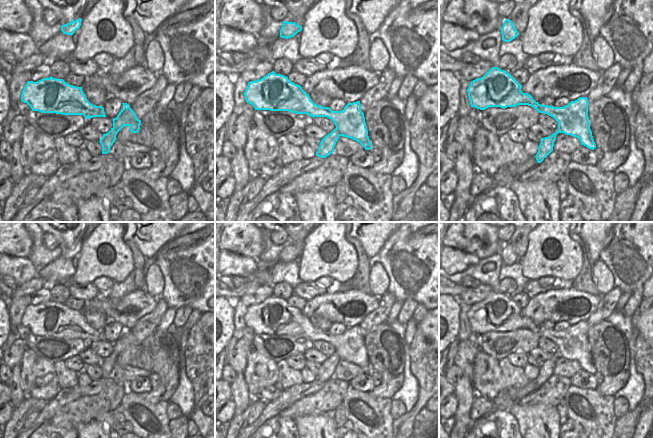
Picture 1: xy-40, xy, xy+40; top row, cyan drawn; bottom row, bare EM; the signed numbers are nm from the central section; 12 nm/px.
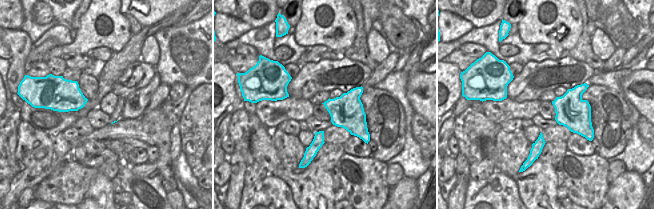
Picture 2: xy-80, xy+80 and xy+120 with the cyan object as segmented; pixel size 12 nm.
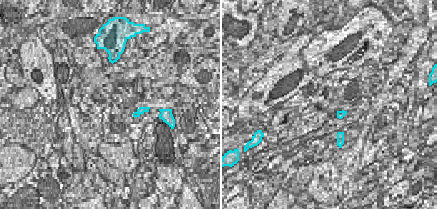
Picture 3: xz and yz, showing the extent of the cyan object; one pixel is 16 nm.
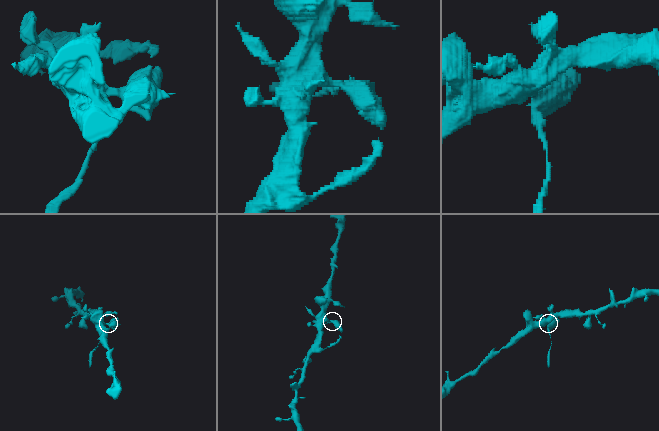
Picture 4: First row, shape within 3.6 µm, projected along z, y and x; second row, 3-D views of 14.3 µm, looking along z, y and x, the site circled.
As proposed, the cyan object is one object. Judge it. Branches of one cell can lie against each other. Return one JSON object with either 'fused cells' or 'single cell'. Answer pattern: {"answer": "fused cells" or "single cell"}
{"answer": "fused cells"}

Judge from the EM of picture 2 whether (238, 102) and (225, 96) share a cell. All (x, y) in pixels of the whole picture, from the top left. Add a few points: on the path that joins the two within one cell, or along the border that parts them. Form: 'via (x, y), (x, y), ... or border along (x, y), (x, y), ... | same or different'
border along (235, 77), (235, 97), (228, 109) | different

